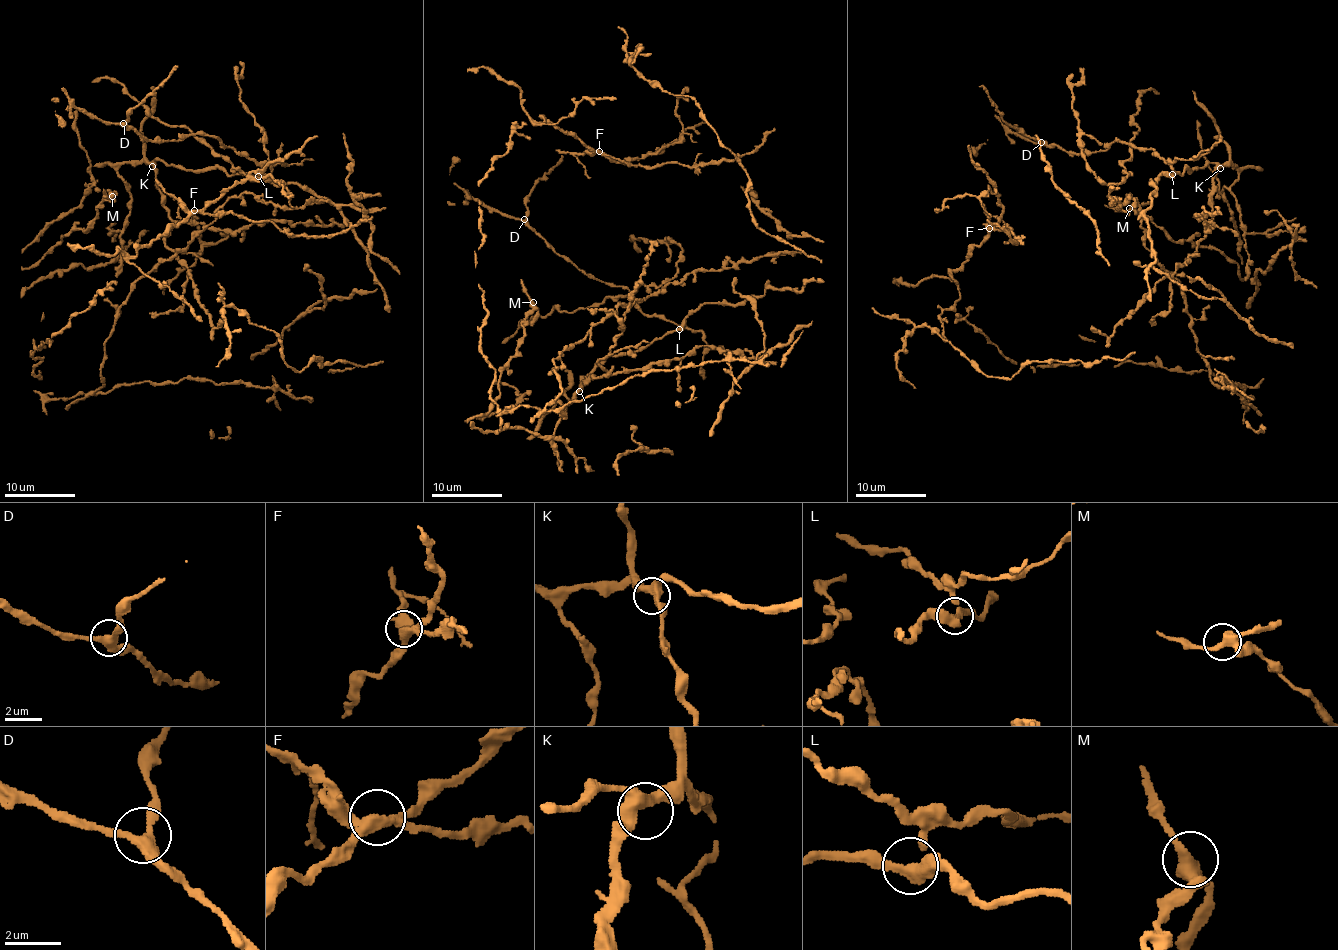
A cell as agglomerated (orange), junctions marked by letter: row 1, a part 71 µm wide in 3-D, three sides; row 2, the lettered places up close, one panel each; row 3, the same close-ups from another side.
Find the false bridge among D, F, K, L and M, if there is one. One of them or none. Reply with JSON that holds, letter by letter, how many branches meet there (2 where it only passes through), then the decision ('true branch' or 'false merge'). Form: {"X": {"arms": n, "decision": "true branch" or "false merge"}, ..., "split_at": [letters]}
{"D": {"arms": 3, "decision": "true branch"}, "F": {"arms": 3, "decision": "false merge"}, "K": {"arms": 3, "decision": "true branch"}, "L": {"arms": 3, "decision": "true branch"}, "M": {"arms": 3, "decision": "true branch"}, "split_at": ["F"]}

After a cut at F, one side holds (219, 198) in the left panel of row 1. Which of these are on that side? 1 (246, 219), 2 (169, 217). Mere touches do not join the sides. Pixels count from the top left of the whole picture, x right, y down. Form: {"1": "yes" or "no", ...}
{"1": "no", "2": "yes"}

